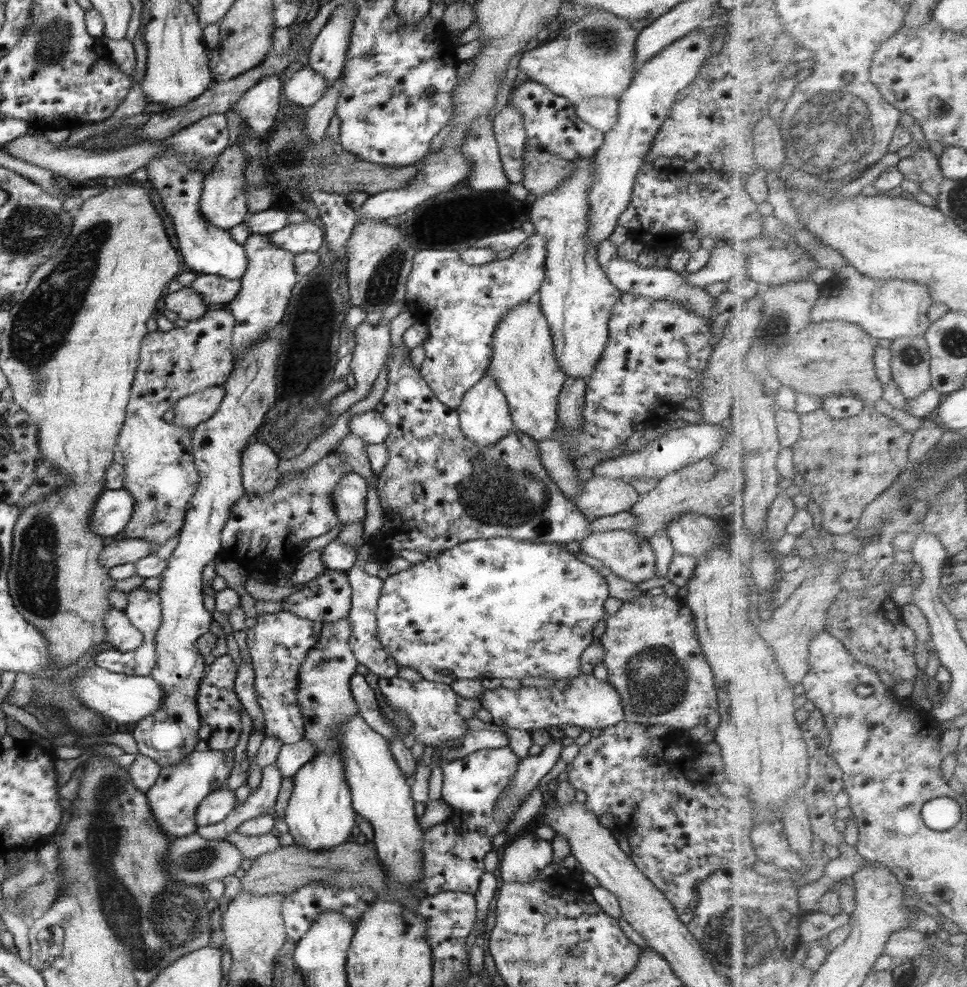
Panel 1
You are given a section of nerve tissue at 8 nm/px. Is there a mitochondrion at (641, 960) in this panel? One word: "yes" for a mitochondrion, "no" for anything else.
no

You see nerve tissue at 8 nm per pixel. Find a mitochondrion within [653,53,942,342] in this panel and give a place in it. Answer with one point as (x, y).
(843, 130)

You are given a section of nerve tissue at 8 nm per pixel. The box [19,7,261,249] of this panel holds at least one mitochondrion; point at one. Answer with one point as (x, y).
(51, 44)

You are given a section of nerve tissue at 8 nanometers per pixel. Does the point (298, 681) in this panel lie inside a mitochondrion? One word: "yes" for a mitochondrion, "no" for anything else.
no

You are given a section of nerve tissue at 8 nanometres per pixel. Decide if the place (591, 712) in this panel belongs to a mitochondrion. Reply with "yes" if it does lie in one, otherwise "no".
no

